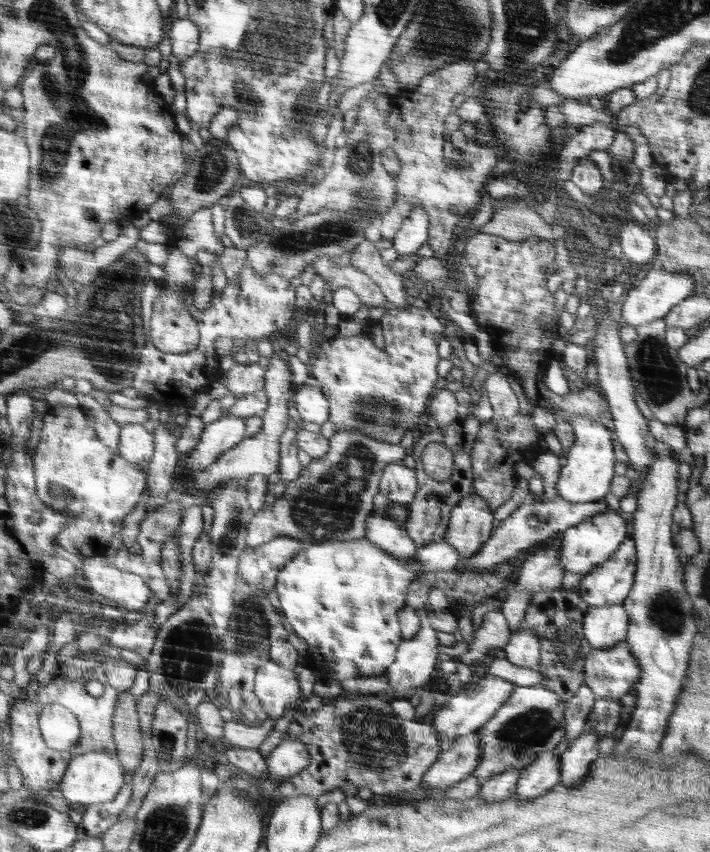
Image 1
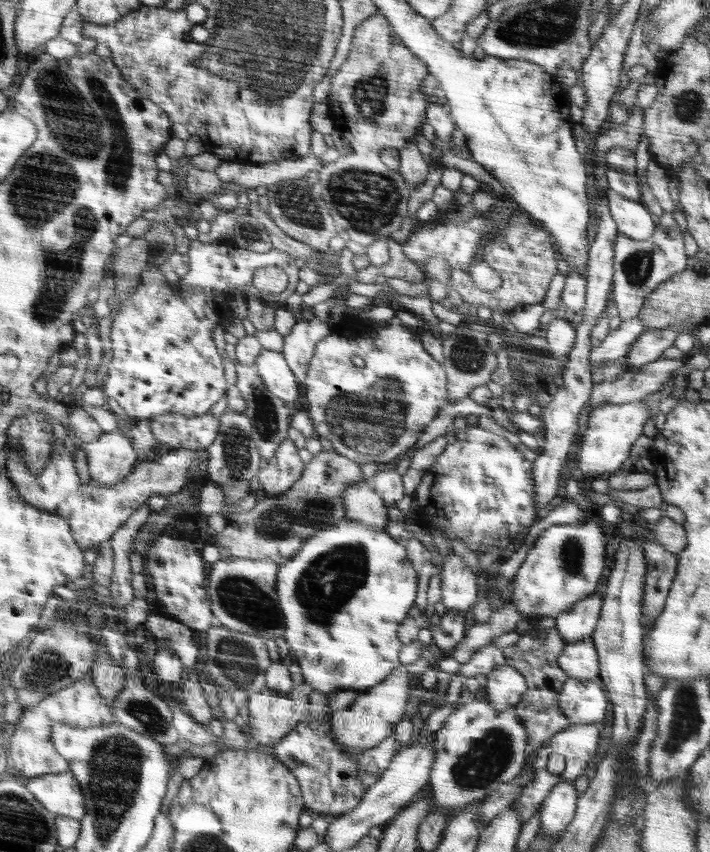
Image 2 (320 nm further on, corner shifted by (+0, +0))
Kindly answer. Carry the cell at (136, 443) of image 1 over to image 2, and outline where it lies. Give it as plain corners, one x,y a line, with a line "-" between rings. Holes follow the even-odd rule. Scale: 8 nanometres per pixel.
120,430
102,433
98,440
80,441
80,450
86,452
91,480
105,484
116,484
130,473
139,460
130,440

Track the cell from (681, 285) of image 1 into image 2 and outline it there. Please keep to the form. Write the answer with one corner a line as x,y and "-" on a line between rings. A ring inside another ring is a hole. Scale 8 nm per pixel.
639,314
626,322
622,322
618,329
608,333
598,346
593,346
590,349
590,369
600,368
608,360
618,360
618,358
624,357
627,350
630,350
630,346
644,331
646,328
644,328

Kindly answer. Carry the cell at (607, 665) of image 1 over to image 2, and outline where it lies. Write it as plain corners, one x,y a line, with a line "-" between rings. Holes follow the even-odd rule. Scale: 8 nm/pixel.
568,677
559,690
558,707
572,724
600,725
608,708
607,692
595,680

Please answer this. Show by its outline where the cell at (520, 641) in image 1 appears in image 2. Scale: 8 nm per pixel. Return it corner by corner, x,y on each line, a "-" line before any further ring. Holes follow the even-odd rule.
507,663
487,673
482,680
481,698
496,711
515,709
527,689
524,677

